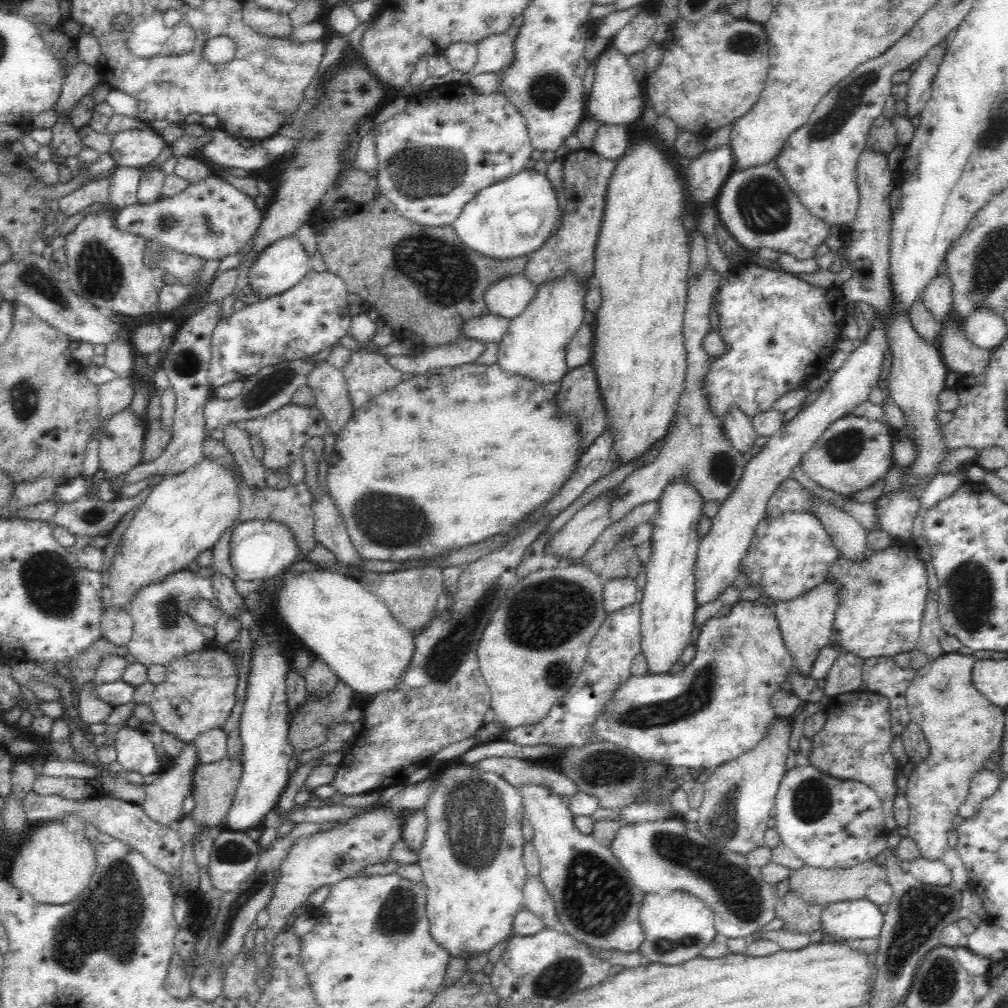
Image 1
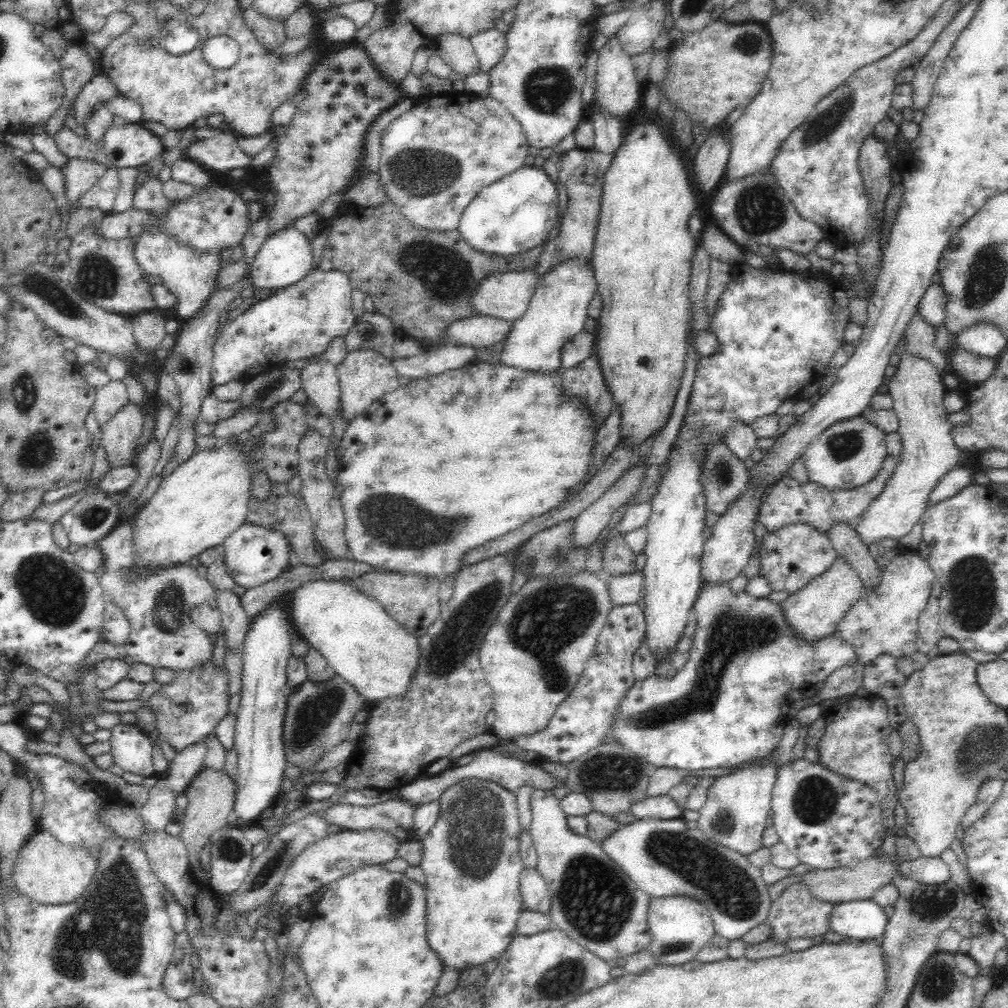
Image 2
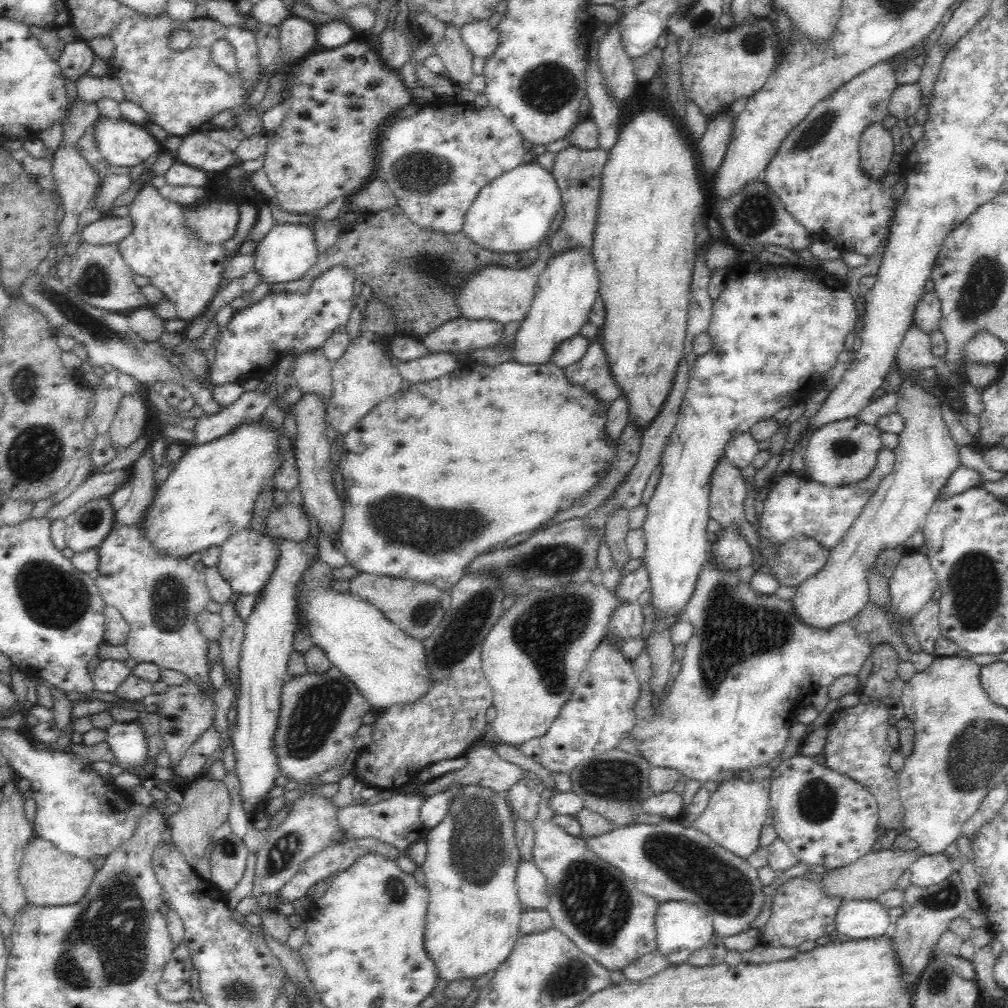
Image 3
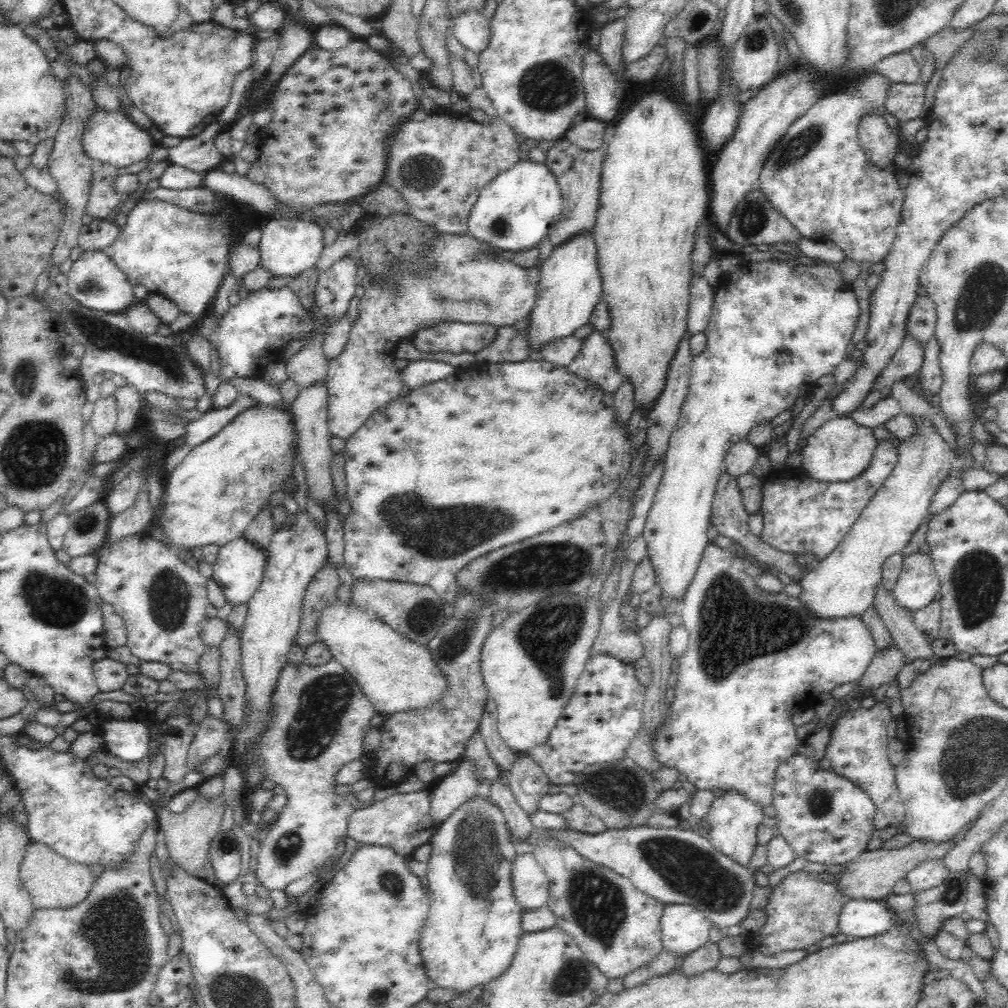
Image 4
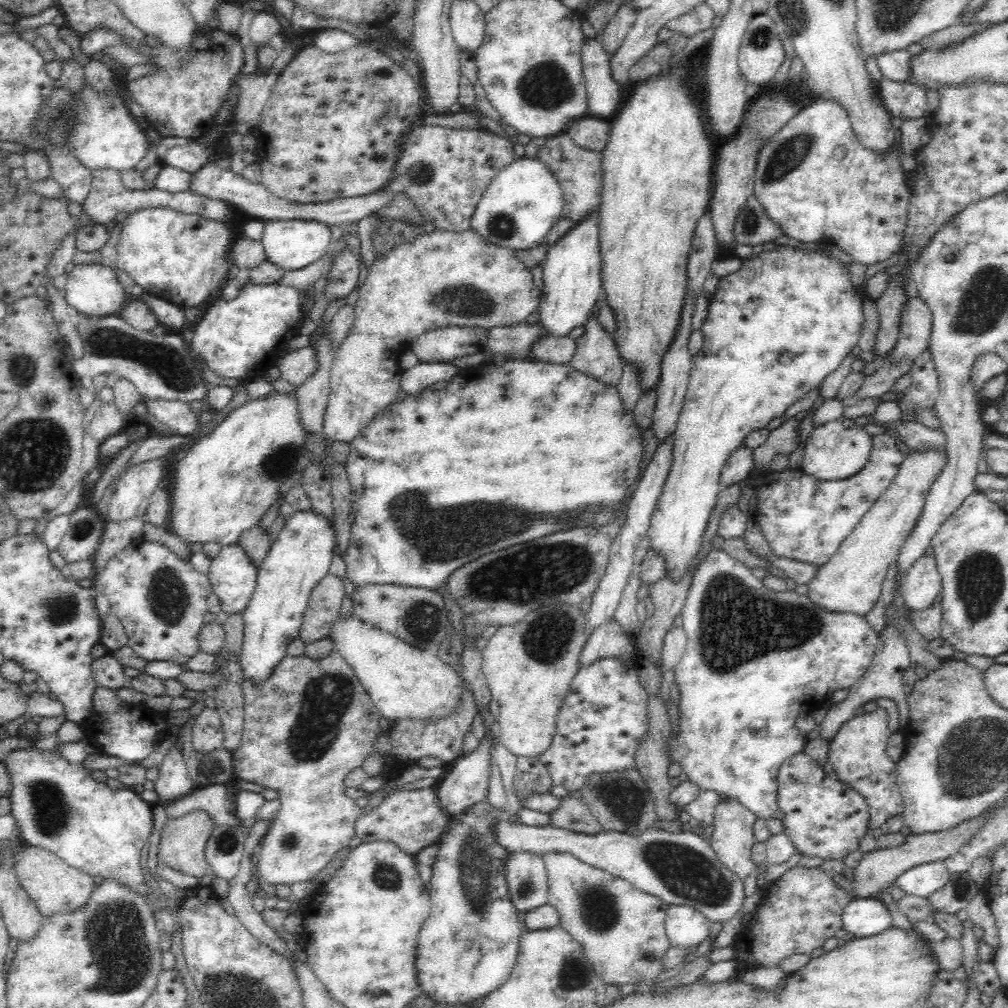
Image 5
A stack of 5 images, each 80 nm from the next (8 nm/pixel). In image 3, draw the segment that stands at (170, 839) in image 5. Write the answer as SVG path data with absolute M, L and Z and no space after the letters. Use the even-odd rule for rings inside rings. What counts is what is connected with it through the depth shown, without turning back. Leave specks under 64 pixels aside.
M204 775L191 781L182 790L183 802L179 812L165 812L164 821L166 828L171 830L171 842L178 853L182 853L190 869L204 881L210 880L211 866L205 861L206 848L210 844L214 832L227 819L231 806L231 799L224 781L214 781L208 775Z

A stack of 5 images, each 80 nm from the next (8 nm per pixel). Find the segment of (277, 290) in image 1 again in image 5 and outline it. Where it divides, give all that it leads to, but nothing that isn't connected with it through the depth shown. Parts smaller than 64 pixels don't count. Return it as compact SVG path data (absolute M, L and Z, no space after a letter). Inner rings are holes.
M271 220L266 221L261 238L262 245L266 249L266 257L272 265L286 271L299 270L312 264L328 254L328 247L332 243L332 231L330 225L314 220Z

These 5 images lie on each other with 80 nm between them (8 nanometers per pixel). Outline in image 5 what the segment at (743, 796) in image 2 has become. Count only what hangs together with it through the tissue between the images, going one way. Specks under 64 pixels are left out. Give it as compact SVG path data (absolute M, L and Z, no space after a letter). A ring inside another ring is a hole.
M732 799L726 800L726 802L720 802L720 804L716 806L714 813L714 831L711 837L711 847L714 849L720 863L727 870L736 874L736 877L742 879L742 882L745 878L750 876L757 867L751 858L751 848L755 843L752 824L754 824L757 819L752 811L740 805L740 802Z

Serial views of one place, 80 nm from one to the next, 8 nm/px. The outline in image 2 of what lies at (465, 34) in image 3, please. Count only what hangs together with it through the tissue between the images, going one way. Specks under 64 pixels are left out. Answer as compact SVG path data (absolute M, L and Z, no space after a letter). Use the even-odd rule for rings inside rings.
M494 28L478 30L468 36L479 60L481 70L488 71L505 52L507 48L506 35Z

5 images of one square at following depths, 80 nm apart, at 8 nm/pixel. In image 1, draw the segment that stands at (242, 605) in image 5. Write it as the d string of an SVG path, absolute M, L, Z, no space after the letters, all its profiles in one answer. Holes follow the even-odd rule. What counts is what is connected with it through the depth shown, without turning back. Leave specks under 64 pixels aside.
M250 520L238 523L230 534L230 565L234 576L240 580L268 580L296 562L298 545L284 524Z

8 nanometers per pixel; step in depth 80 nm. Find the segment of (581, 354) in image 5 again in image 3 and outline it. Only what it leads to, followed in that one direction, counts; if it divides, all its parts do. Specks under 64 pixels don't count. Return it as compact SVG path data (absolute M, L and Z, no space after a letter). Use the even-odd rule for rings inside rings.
M599 336L588 339L584 356L574 364L564 367L564 375L570 382L580 385L604 404L610 404L621 389L609 370L608 359Z

